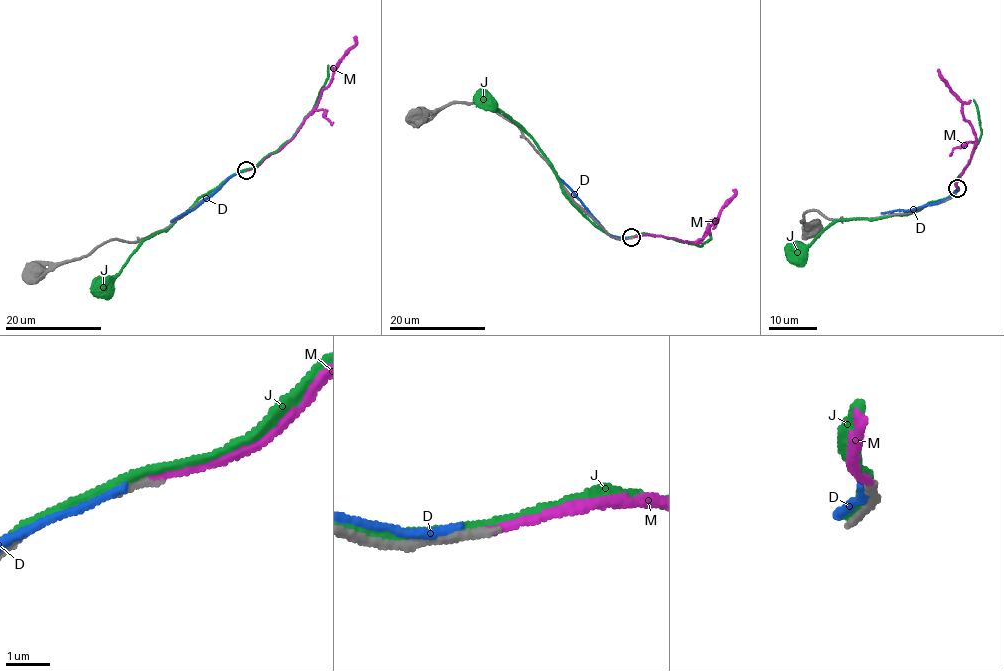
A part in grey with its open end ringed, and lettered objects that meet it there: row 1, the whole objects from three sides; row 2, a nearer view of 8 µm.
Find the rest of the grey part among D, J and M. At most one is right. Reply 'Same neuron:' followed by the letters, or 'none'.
Same neuron: M

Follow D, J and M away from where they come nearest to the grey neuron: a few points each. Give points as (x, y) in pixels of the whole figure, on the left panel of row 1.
D: (237, 172), (195, 209), (171, 221)
J: (236, 174), (202, 195), (167, 230), (145, 239), (118, 273), (101, 277), (92, 292)
M: (245, 170), (256, 168), (293, 138), (316, 105), (336, 64), (355, 44), (356, 36)

